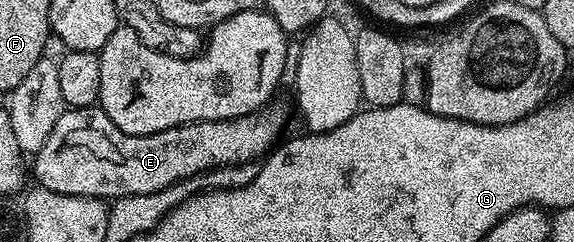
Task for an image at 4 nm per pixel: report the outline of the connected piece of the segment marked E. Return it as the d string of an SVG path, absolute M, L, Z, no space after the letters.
M99 106L68 108L62 118L58 118L54 130L50 130L46 146L34 153L33 160L36 161L33 164L31 161L30 172L36 175L35 183L39 187L53 191L54 194L103 198L108 202L124 195L154 194L174 186L180 180L199 176L214 168L256 162L267 156L281 139L280 130L284 120L282 113L268 111L261 110L255 115L239 116L233 120L199 120L162 130L158 134L139 136L118 130L118 126L110 122L110 118Z

